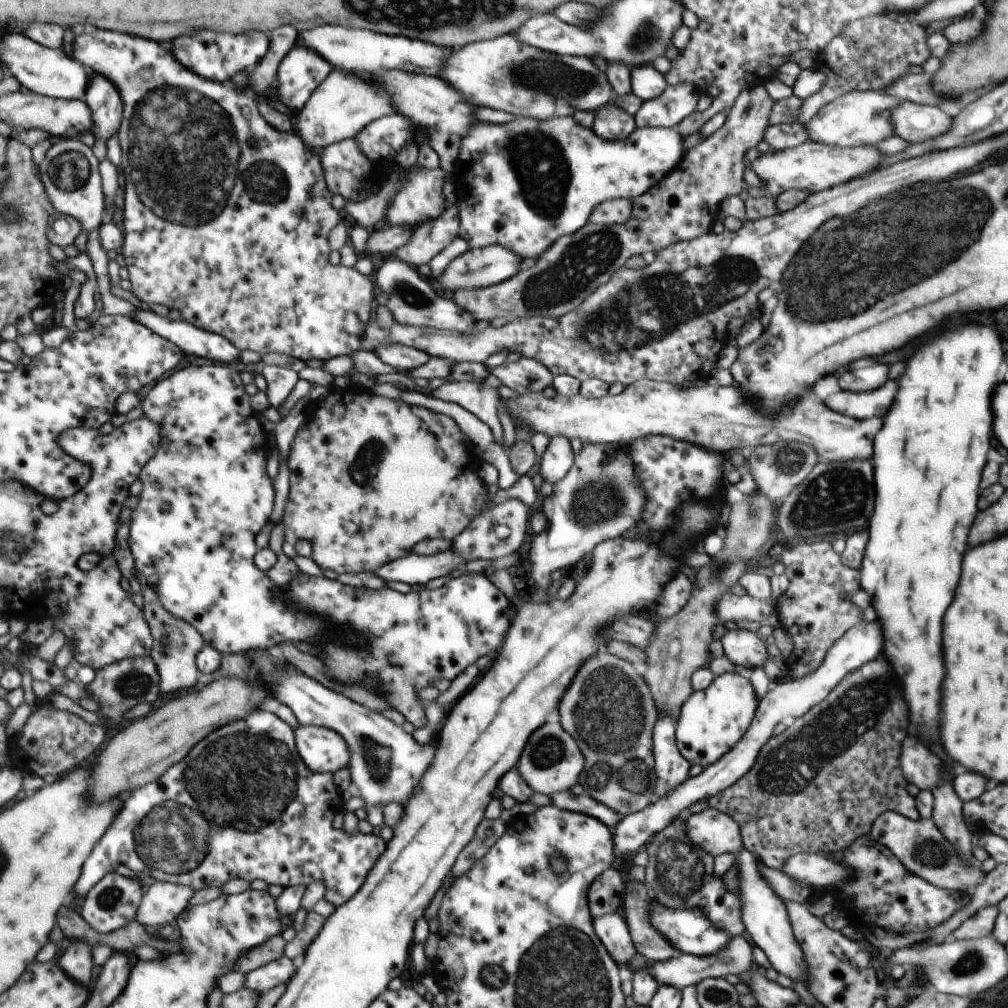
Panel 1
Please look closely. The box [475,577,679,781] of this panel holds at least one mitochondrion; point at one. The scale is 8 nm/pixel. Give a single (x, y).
(549, 750)

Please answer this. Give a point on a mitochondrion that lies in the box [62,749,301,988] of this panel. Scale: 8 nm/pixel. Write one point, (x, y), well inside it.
(108, 898)

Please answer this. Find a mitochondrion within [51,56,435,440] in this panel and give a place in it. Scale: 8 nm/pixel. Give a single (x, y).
(187, 175)

